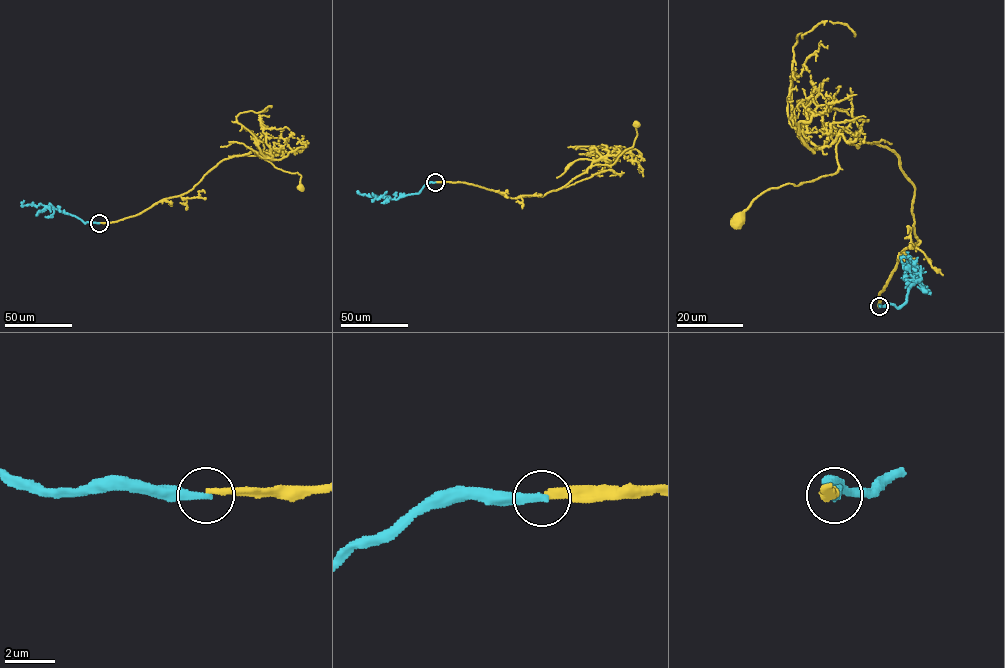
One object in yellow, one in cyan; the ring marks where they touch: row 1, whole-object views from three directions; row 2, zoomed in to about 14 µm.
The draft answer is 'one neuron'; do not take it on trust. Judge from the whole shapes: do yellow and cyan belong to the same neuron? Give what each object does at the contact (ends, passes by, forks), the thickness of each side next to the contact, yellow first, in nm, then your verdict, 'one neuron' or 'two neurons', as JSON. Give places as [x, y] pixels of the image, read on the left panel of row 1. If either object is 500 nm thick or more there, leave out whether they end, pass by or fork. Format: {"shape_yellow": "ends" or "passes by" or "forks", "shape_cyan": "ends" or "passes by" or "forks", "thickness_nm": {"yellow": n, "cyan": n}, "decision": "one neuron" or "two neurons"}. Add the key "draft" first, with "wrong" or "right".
{"draft": "wrong", "shape_yellow": "ends", "shape_cyan": "ends", "thickness_nm": {"yellow": 260, "cyan": 360}, "decision": "two neurons"}

